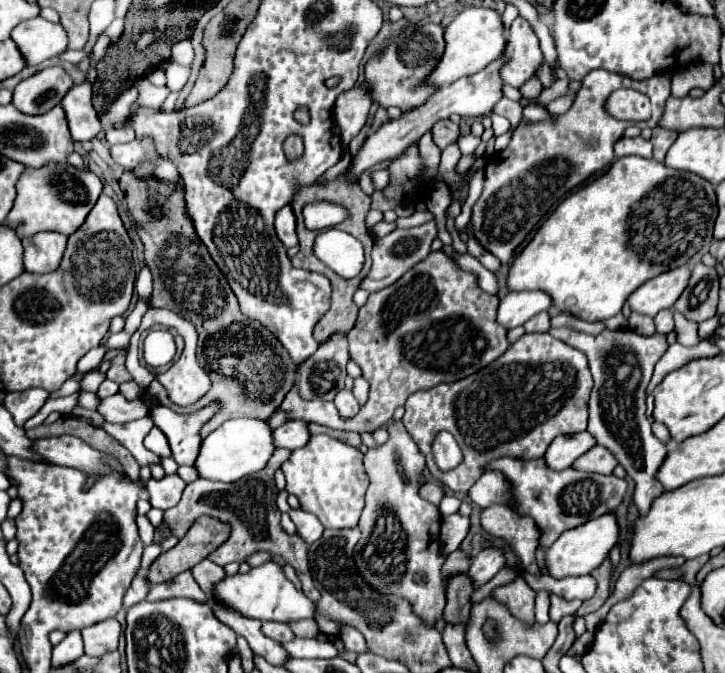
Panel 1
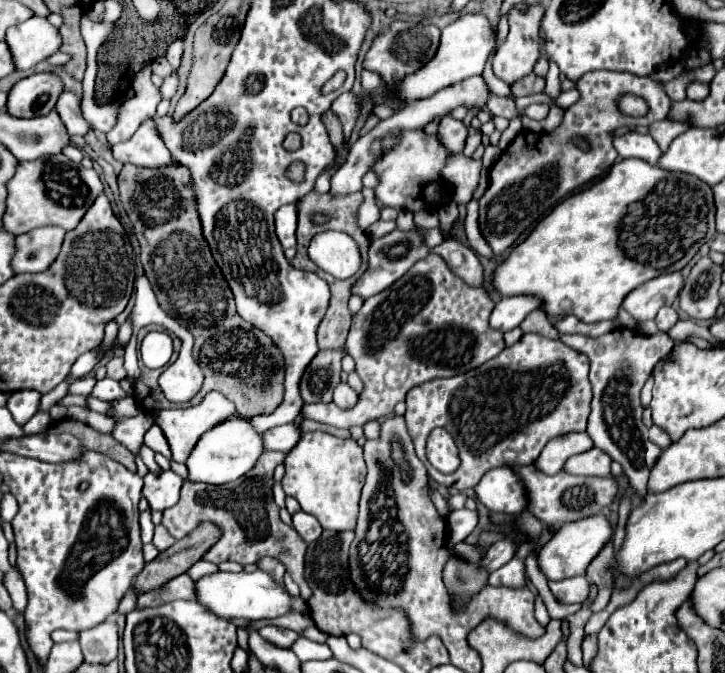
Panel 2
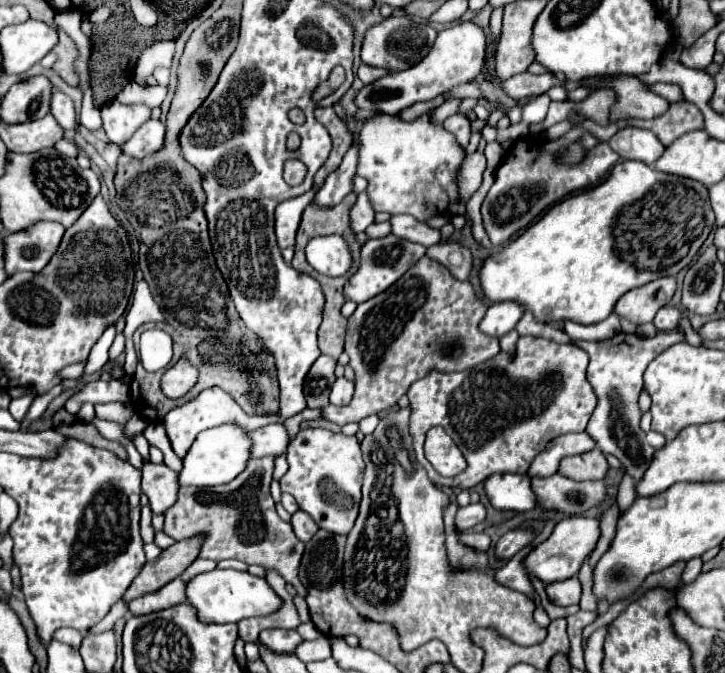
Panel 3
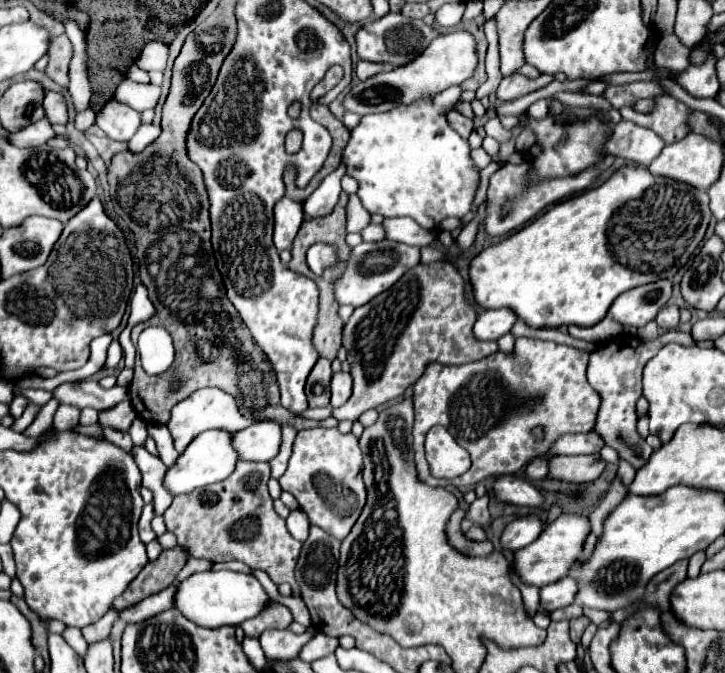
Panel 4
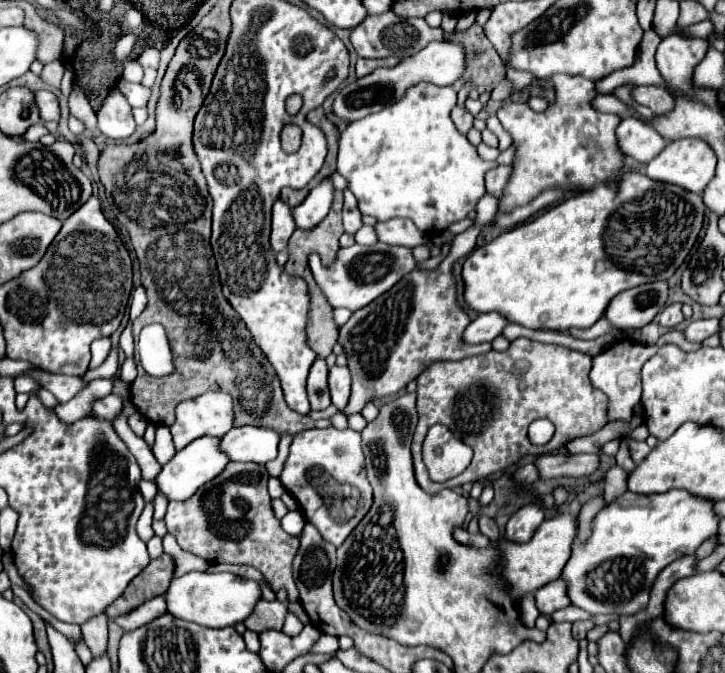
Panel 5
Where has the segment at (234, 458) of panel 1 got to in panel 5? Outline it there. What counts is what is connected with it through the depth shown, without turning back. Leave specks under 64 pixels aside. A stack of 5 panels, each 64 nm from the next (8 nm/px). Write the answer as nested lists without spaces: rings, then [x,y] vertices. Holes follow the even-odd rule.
[[[202,436],[194,442],[190,442],[186,448],[174,454],[174,458],[162,466],[160,474],[156,476],[158,492],[164,494],[168,500],[186,500],[190,498],[204,482],[212,480],[224,466],[228,464],[228,458],[218,450],[218,438]]]

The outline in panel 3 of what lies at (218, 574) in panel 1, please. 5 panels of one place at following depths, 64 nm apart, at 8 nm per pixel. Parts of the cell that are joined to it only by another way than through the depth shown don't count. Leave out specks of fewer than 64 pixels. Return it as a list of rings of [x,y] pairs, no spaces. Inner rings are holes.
[[[196,558],[184,572],[182,572],[182,580],[184,582],[188,582],[192,576],[196,576],[196,574],[200,574],[200,572],[206,572],[206,570],[212,570],[212,568],[216,568],[216,564],[214,562],[210,562],[210,560],[200,560],[200,558]]]

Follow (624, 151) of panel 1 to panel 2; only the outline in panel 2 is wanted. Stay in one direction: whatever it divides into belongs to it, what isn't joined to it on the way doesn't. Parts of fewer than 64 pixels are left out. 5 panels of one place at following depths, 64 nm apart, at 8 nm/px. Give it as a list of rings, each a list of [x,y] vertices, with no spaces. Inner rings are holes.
[[[626,132],[622,136],[616,136],[614,148],[620,154],[620,158],[640,158],[652,166],[662,156],[662,150],[654,142],[654,138],[650,134],[640,134],[640,132]]]

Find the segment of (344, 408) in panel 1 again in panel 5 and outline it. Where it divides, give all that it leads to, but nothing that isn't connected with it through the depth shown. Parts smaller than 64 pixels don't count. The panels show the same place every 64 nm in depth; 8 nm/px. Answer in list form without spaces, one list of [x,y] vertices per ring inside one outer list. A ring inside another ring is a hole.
[[[330,366],[328,370],[328,386],[330,386],[330,398],[332,404],[338,410],[344,410],[350,398],[350,370],[348,366]]]

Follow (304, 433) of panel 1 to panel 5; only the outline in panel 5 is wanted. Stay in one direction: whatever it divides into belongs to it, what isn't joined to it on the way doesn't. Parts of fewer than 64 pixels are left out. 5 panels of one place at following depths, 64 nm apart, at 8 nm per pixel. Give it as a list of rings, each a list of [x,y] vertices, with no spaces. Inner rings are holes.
[[[232,428],[220,436],[220,450],[234,462],[266,464],[278,456],[280,436],[268,428]]]

